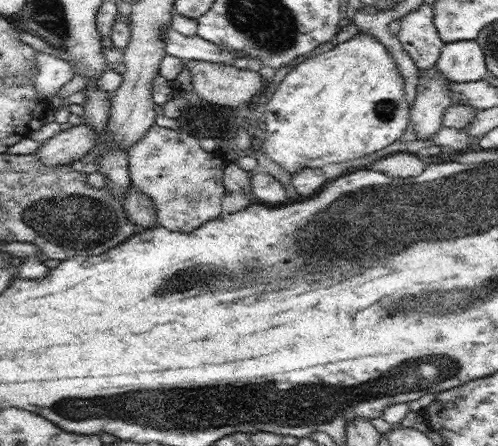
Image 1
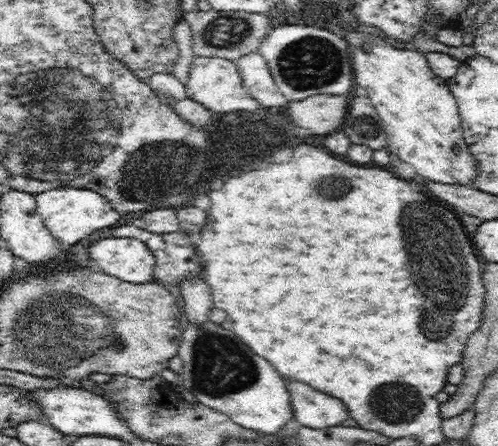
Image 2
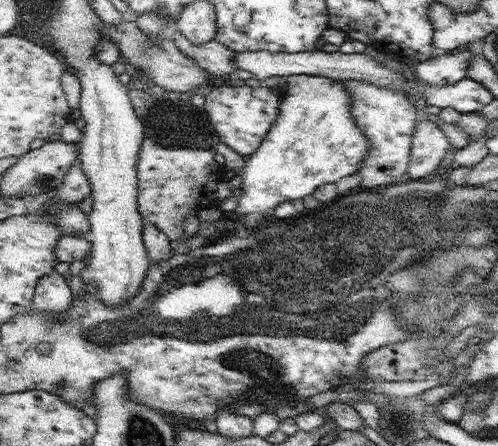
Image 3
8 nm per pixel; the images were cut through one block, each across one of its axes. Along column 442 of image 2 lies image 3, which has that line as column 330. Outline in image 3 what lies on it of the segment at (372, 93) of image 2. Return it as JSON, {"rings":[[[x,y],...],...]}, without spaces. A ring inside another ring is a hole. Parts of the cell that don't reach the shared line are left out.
{"rings":[[[287,76],[285,86],[281,88],[279,98],[279,116],[275,124],[269,128],[267,136],[261,140],[259,148],[251,154],[251,160],[245,162],[241,170],[241,192],[235,192],[237,198],[237,216],[261,214],[265,222],[273,220],[273,210],[287,200],[303,200],[305,196],[313,196],[313,192],[323,184],[335,184],[345,176],[353,176],[359,172],[359,164],[367,154],[367,136],[357,128],[351,116],[351,96],[345,88],[345,82],[331,80],[327,76]]]}

